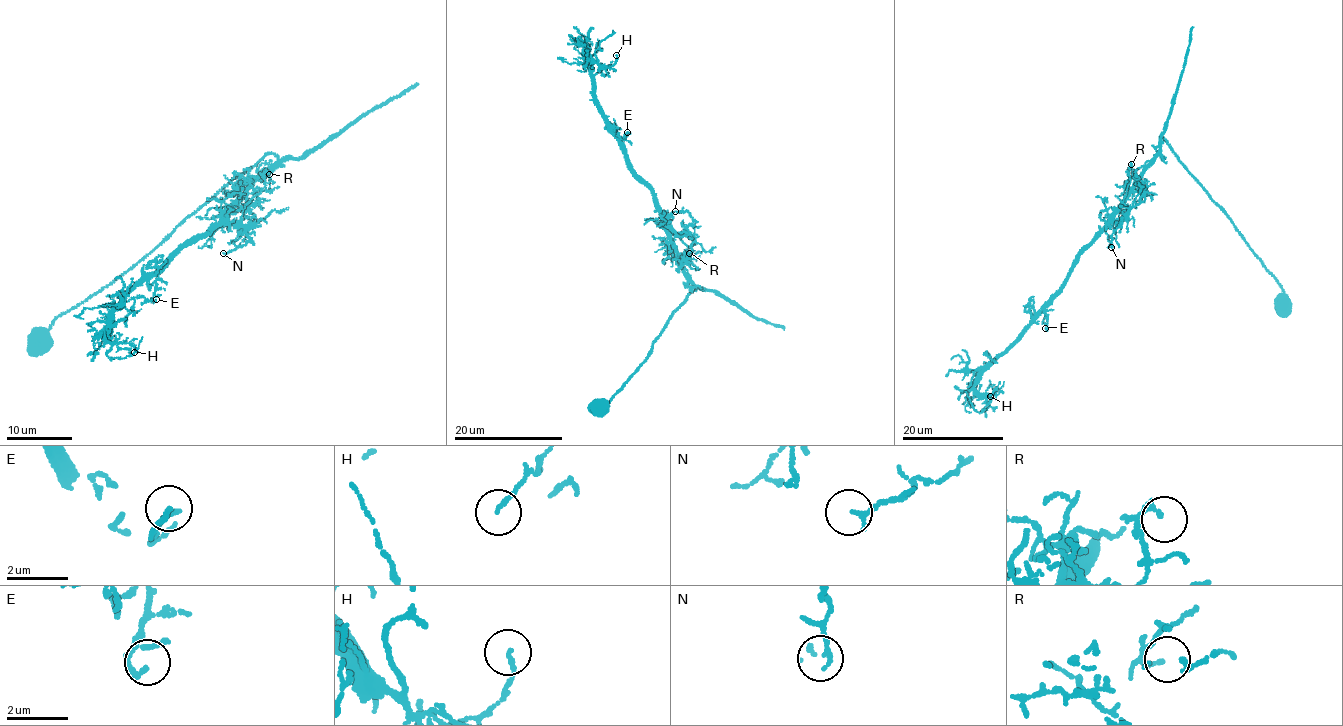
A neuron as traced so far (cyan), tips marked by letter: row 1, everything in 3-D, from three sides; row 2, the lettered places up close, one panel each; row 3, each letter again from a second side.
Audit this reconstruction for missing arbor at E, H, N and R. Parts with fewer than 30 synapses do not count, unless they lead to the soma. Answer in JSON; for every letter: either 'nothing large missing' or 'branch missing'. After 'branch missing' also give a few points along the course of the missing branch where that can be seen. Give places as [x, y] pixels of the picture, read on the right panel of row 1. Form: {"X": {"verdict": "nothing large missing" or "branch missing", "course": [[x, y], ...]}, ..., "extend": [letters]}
{"E": {"verdict": "nothing large missing"}, "H": {"verdict": "nothing large missing"}, "N": {"verdict": "nothing large missing"}, "R": {"verdict": "nothing large missing"}, "extend": []}

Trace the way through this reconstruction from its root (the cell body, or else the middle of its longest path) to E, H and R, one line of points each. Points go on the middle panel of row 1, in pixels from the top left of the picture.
E: (677, 251), (653, 194), (631, 165), (621, 139), (627, 132)
H: (677, 251), (653, 194), (626, 160), (595, 94), (585, 51), (600, 66), (609, 67), (618, 59), (616, 55)
R: (677, 251), (670, 235), (673, 233), (690, 247), (684, 252), (689, 253)

